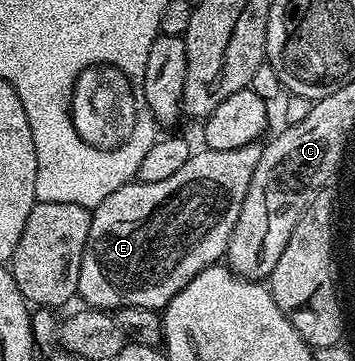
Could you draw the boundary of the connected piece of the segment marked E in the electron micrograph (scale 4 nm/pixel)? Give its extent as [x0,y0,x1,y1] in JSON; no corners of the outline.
[77,142,262,312]

